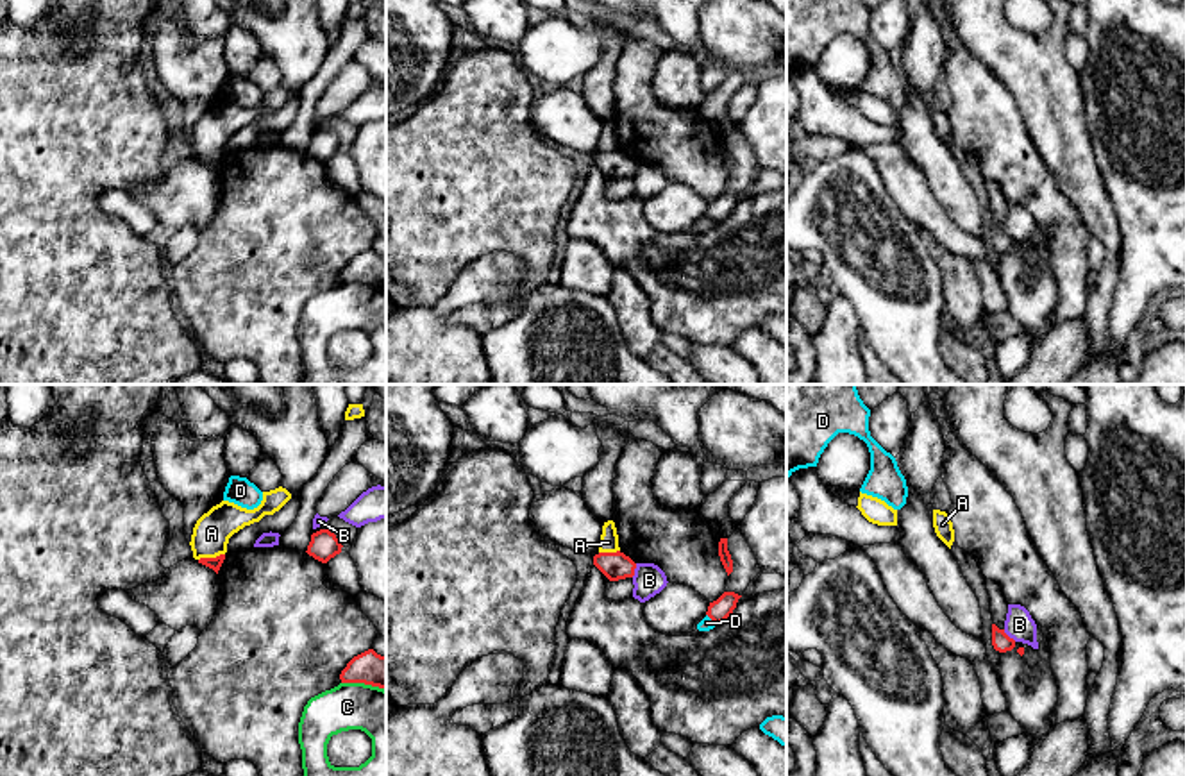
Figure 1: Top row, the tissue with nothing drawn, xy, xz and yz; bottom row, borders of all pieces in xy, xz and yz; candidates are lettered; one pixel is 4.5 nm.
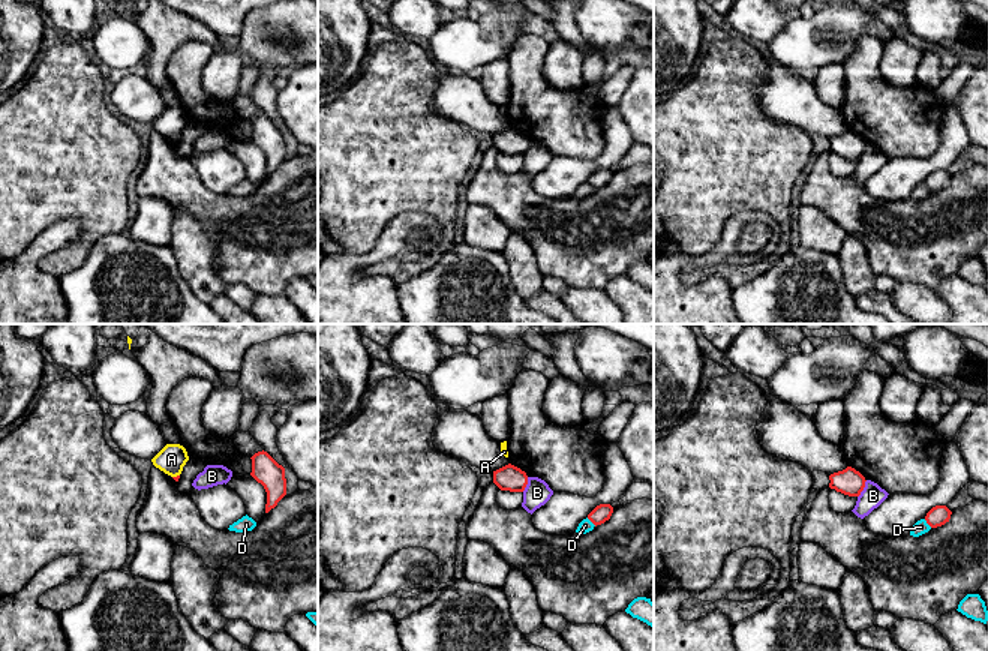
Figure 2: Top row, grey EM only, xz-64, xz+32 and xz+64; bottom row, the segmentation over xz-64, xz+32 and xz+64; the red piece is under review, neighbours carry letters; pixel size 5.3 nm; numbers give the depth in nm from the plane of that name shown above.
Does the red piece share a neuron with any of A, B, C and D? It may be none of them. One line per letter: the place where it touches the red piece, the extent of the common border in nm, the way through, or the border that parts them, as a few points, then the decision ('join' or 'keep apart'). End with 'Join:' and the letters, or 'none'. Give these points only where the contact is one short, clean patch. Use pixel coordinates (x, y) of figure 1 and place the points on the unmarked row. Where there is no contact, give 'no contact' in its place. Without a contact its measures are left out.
A: xy (211, 158) | 120 nm | along xy (224, 152), (199, 160) | keep apart
B: xz (633, 170) | 70 nm | keep apart
C: xy (363, 281) | 200 nm | keep apart
D: xz (710, 217) | 70 nm | keep apart
Join: none

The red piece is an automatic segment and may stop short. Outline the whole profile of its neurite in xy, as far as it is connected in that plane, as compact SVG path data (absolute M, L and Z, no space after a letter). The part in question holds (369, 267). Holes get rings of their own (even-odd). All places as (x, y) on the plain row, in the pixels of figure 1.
M368 249L347 263L340 279L341 283L365 283L386 290L386 256Z

